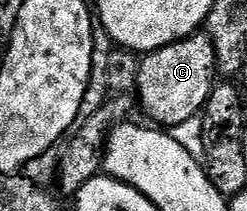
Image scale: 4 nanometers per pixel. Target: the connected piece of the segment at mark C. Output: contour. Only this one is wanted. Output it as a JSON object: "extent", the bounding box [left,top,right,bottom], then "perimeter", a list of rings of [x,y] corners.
{"extent":[137,31,217,127],"perimeter":[[[200,31],[146,54],[139,62],[137,83],[137,101],[139,97],[148,122],[159,127],[174,127],[200,116],[217,84],[215,48],[210,35]]]}

